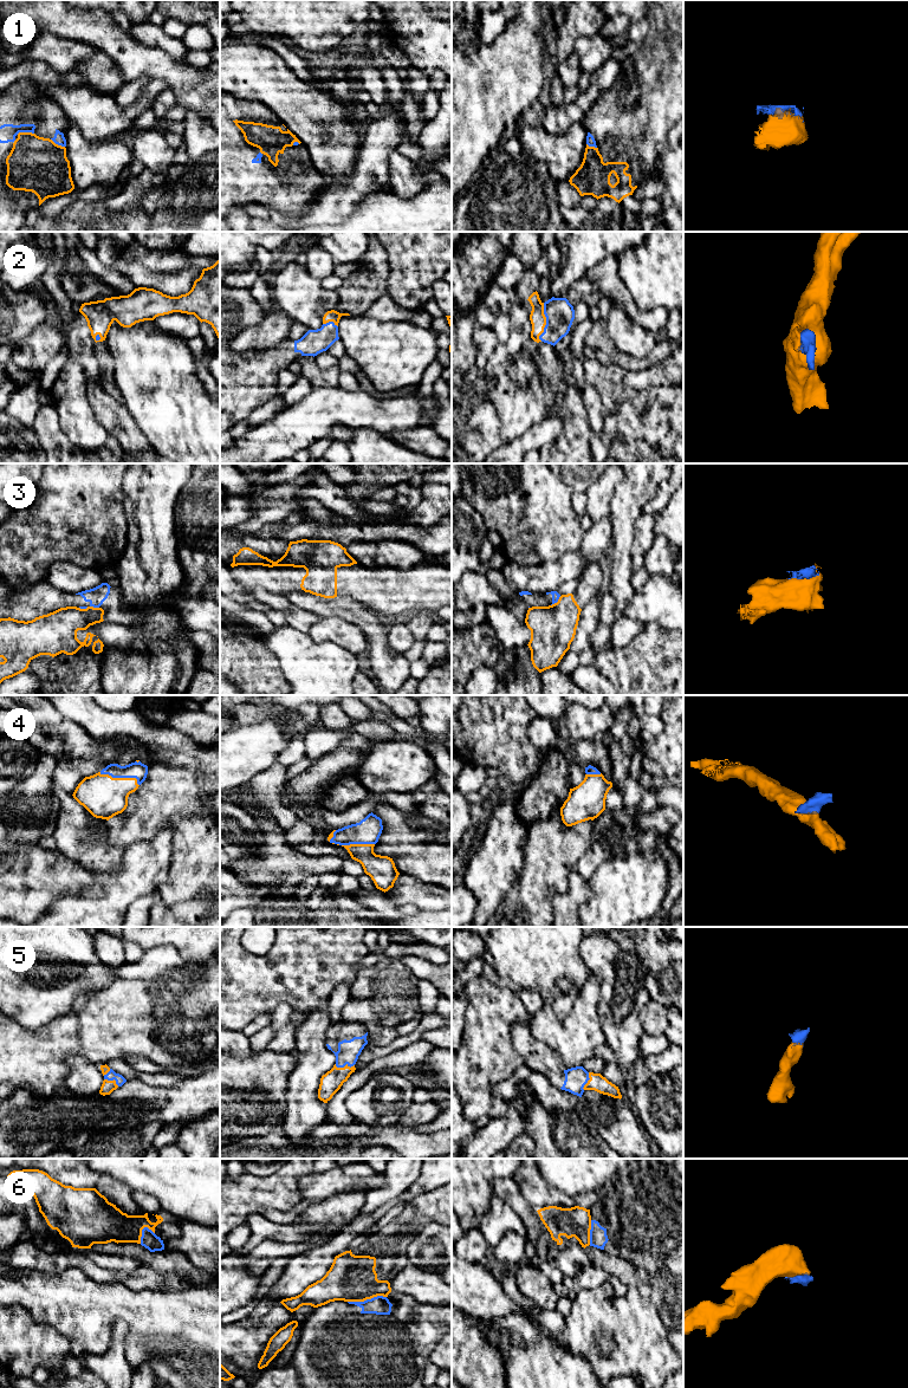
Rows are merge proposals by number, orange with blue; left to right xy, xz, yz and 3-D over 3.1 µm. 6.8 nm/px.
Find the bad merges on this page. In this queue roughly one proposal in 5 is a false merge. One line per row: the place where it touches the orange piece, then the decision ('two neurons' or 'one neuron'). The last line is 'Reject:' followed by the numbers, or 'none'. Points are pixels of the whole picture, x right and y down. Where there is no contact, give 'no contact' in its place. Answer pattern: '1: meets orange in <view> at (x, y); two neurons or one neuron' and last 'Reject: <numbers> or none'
1: meets orange in xy at (25, 133); one neuron
2: meets orange in yz at (545, 322); one neuron
3: meets orange in yz at (557, 602); two neurons
4: meets orange in xy at (121, 778); one neuron
5: meets orange in xz at (345, 1065); one neuron
6: meets orange in xz at (367, 1298); two neurons
Reject: 3, 6

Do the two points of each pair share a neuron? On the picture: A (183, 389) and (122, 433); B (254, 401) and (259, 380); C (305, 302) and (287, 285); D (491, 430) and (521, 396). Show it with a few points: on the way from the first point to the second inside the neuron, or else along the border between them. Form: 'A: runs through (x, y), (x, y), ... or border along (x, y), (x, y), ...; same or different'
A: border along (142, 434), (148, 443); different
B: runs through (244, 399), (238, 393), (238, 386), (248, 380); same
C: runs through (300, 297), (292, 289); same
D: border along (497, 412), (504, 438); different

